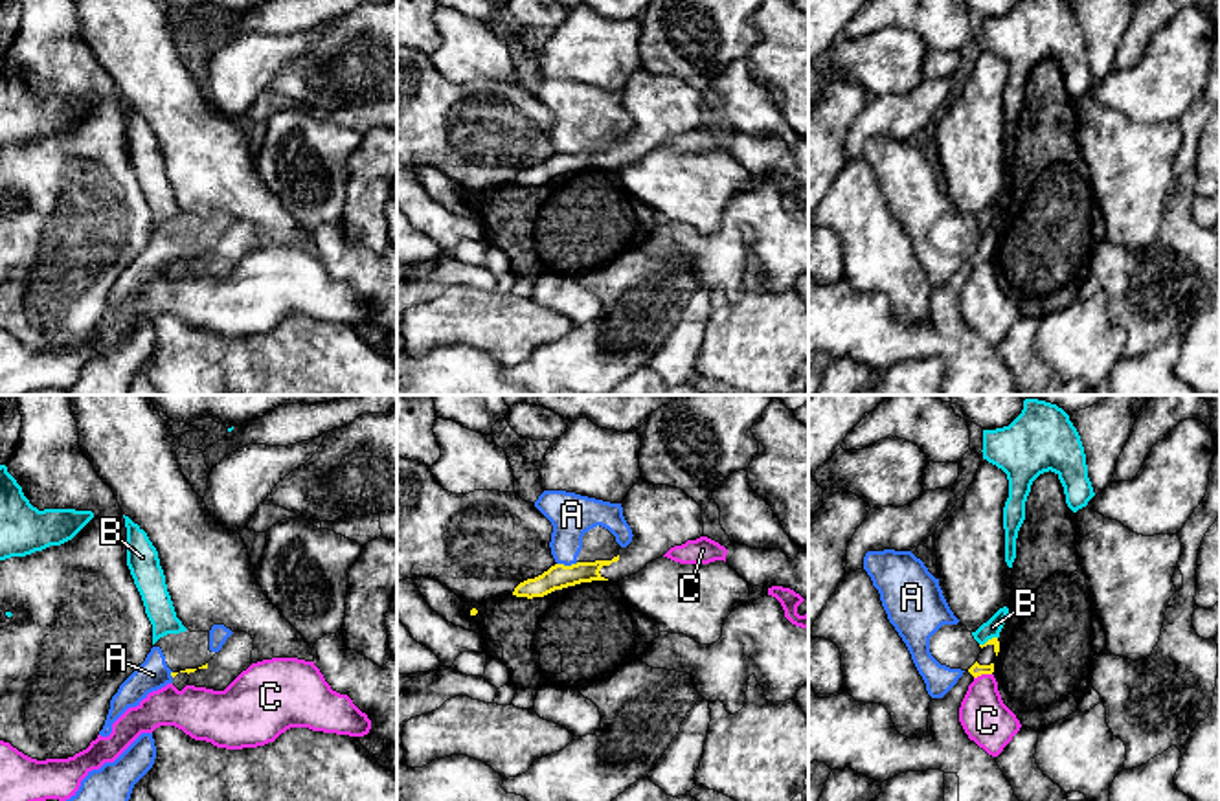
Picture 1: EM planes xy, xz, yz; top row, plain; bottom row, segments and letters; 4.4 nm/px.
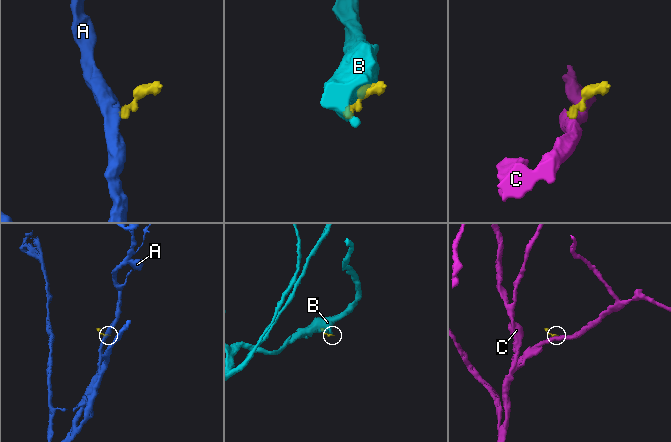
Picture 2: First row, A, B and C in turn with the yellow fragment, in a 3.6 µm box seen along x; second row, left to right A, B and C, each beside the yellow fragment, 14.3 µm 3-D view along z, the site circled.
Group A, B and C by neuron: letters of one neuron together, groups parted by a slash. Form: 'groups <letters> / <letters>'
groups A / B / C

